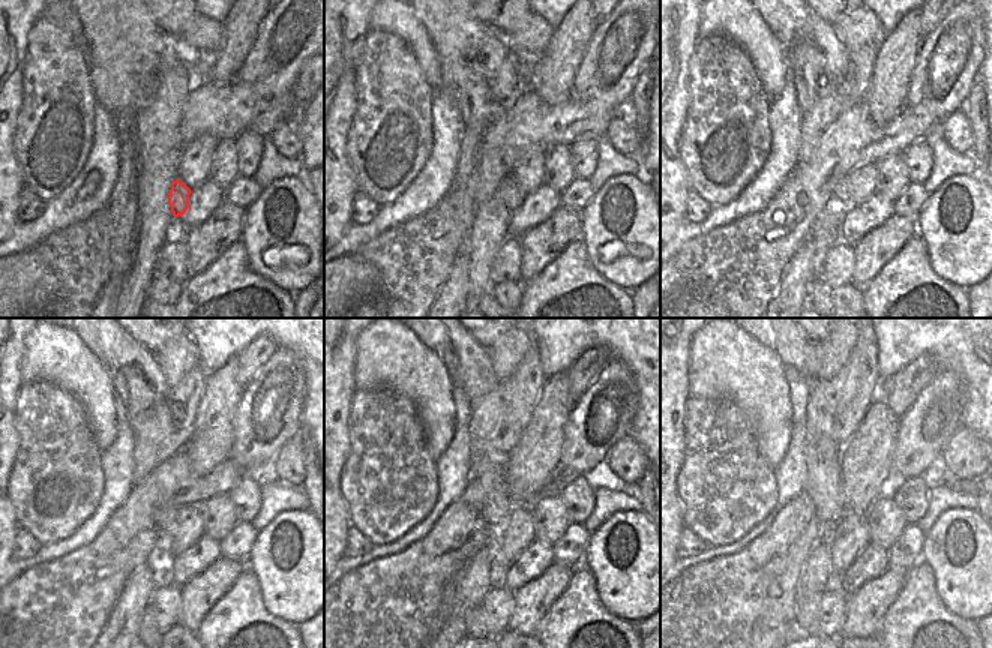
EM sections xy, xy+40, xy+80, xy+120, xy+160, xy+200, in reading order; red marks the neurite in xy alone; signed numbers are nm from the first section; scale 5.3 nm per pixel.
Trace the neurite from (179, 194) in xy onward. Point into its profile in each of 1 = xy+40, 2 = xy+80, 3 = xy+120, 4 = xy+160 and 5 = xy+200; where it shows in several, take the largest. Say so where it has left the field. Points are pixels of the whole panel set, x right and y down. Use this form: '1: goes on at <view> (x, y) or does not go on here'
1: goes on at xy+40 (509, 192)
2: goes on at xy+80 (842, 197)
3: goes on at xy+120 (165, 516)
4: goes on at xy+160 (497, 506)
5: goes on at xy+200 (823, 459)

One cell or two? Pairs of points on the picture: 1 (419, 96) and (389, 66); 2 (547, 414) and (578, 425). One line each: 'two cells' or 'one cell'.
1: one cell
2: two cells

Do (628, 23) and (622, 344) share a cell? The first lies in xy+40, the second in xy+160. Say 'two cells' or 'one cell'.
two cells

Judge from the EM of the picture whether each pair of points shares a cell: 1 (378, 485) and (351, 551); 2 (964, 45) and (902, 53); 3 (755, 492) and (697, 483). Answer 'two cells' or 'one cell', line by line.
1: two cells
2: two cells
3: one cell

